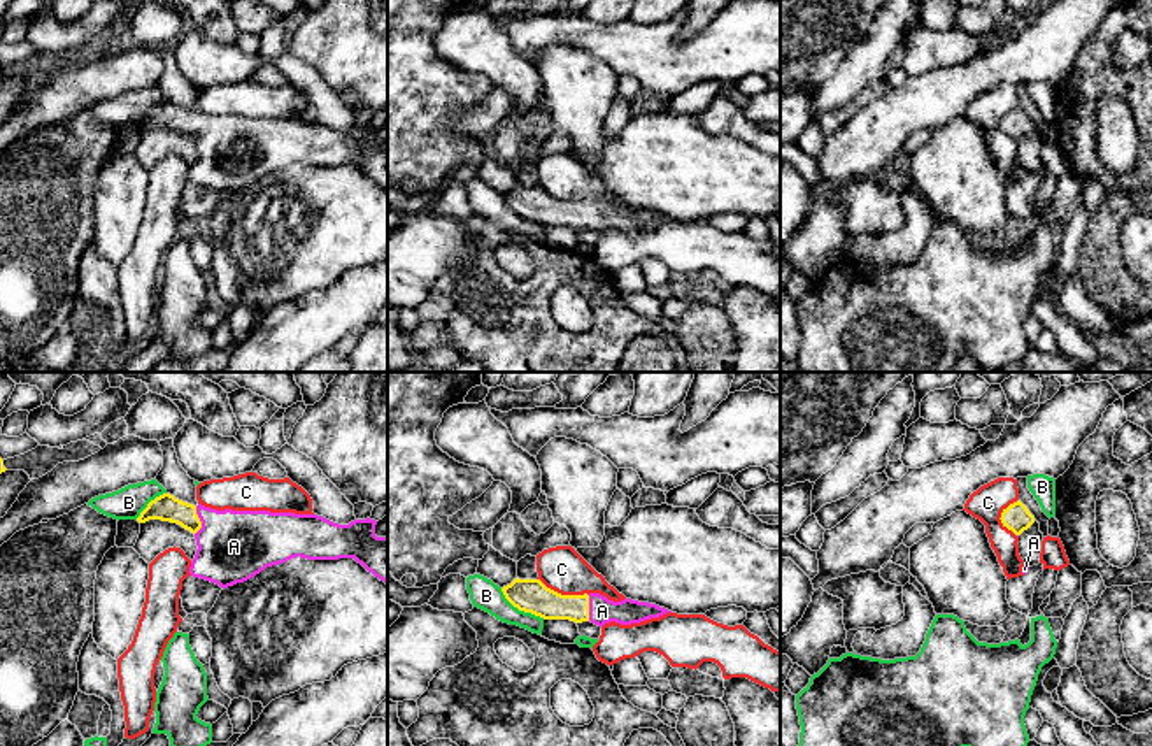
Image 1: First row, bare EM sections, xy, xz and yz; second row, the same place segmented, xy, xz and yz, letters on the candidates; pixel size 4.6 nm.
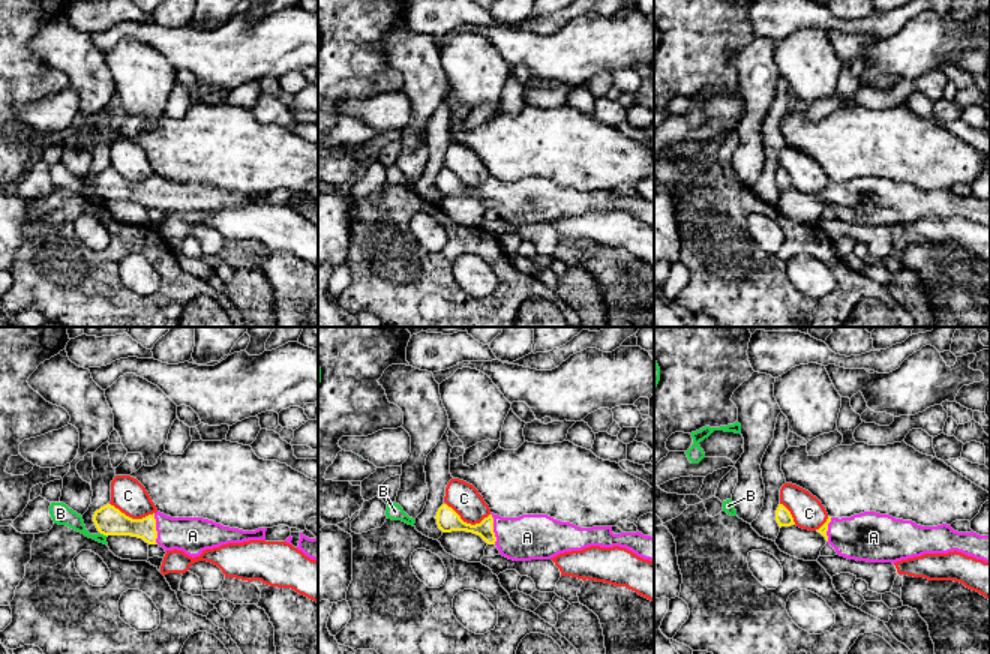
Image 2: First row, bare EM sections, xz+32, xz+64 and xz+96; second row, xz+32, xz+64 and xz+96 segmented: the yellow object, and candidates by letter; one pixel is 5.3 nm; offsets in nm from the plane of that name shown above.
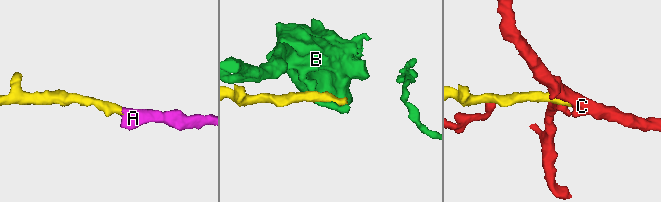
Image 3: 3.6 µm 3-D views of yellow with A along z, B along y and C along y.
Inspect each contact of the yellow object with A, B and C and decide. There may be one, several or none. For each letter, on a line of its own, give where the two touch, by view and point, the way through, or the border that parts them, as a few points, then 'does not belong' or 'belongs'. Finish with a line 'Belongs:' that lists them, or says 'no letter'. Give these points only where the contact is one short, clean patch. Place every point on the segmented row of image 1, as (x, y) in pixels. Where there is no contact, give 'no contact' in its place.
A: meets yellow in xy at (199, 520); runs through xy (167, 508), (199, 520), (234, 546); belongs
B: meets yellow in xz at (521, 609); does not belong
C: meets yellow in xz at (563, 595); border along xz (537, 578), (561, 594), (588, 595); does not belong
Belongs: A

